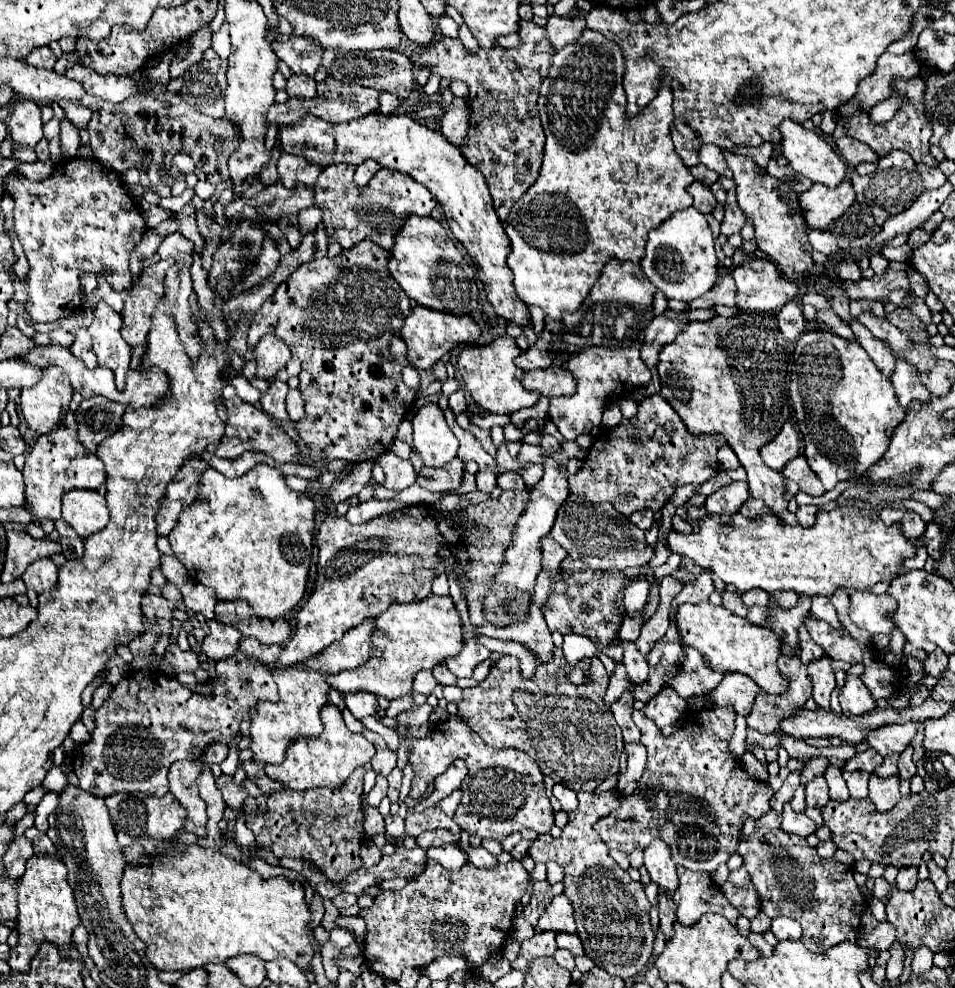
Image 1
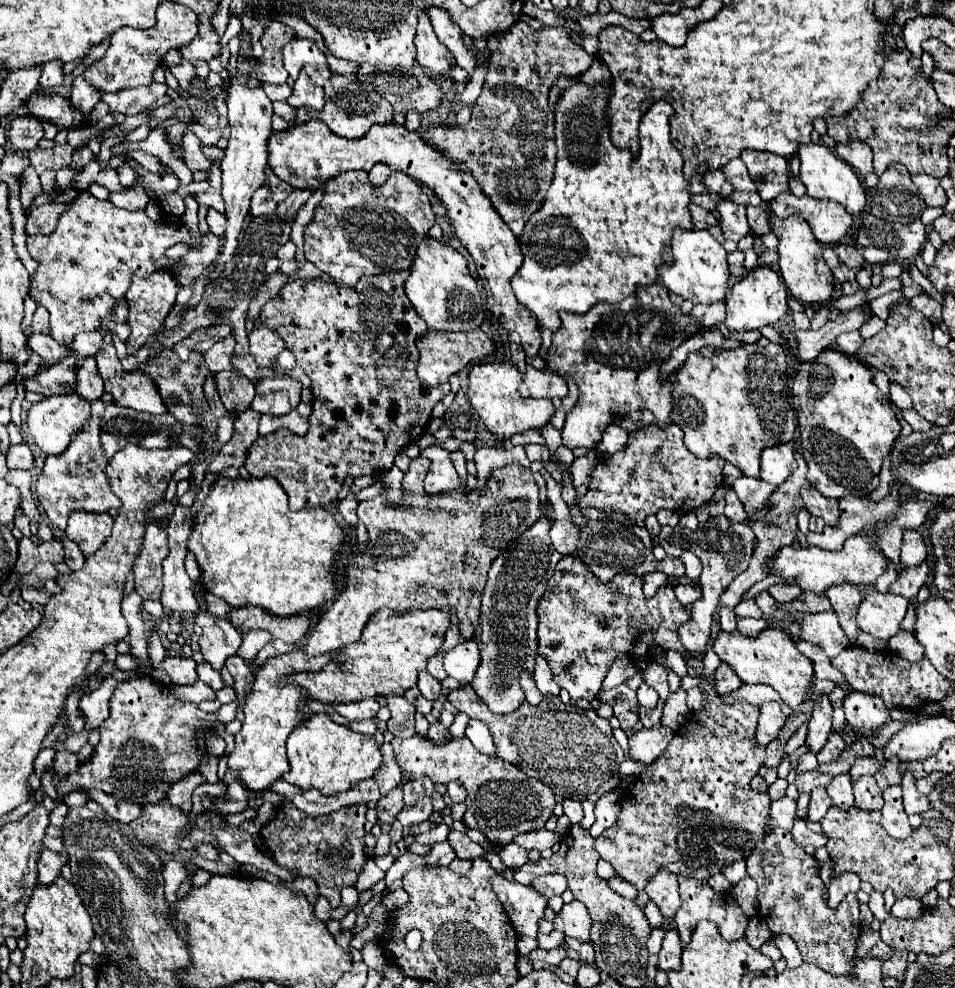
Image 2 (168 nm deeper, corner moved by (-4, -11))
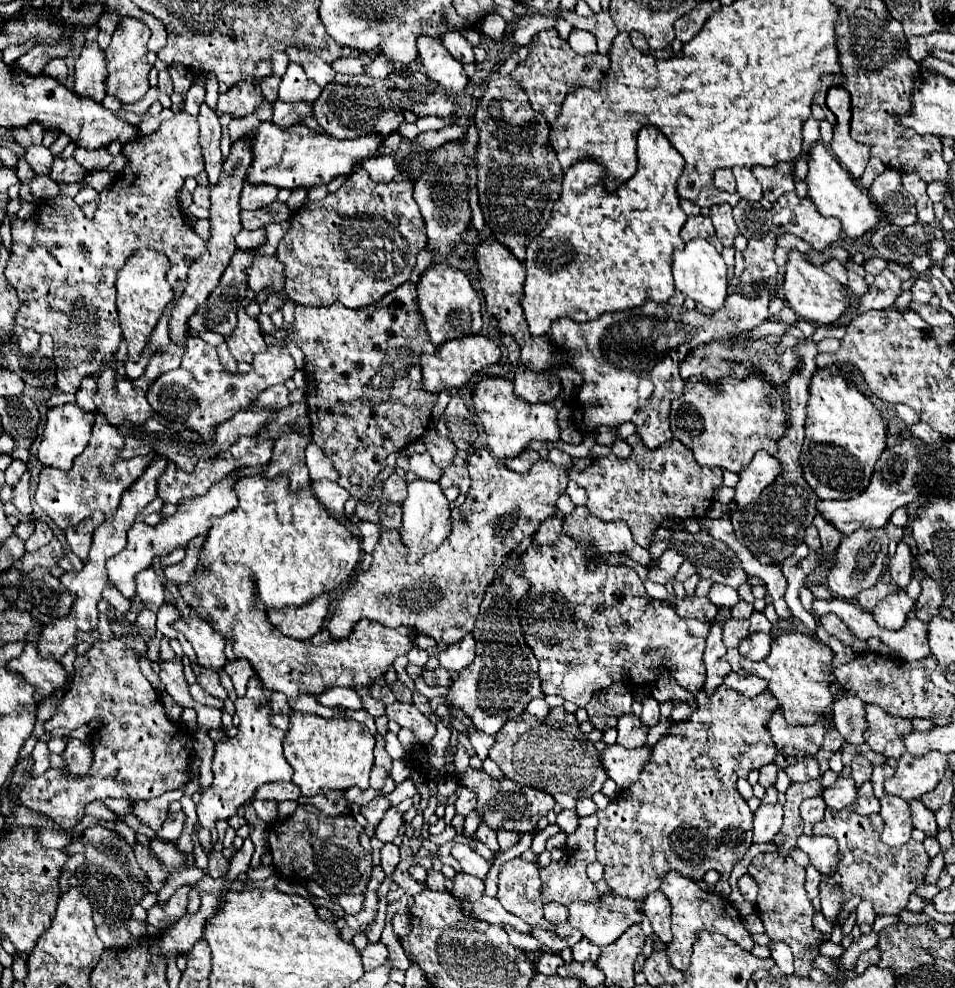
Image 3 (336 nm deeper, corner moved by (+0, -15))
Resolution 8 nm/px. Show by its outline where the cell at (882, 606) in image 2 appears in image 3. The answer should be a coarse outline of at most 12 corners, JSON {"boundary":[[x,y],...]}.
{"boundary":[[905,591],[887,595],[875,605],[879,627],[903,627],[913,601]]}

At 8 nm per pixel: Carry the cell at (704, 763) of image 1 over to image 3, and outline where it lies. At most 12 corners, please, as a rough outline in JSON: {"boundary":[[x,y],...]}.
{"boundary":[[725,685],[597,811],[597,861],[643,901],[729,877],[779,703]]}

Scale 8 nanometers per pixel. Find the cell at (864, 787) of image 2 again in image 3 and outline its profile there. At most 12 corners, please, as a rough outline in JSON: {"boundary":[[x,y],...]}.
{"boundary":[[865,781],[853,803],[859,815],[879,813],[879,799]]}

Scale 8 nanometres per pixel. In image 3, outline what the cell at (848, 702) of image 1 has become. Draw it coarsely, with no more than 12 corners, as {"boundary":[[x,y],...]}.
{"boundary":[[865,705],[865,743],[885,757],[905,753],[911,721]]}

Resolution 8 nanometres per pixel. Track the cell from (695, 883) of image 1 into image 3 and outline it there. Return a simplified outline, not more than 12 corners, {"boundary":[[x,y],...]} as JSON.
{"boundary":[[671,871],[659,887],[673,905],[667,945],[689,967],[697,931],[753,949],[733,903]]}

